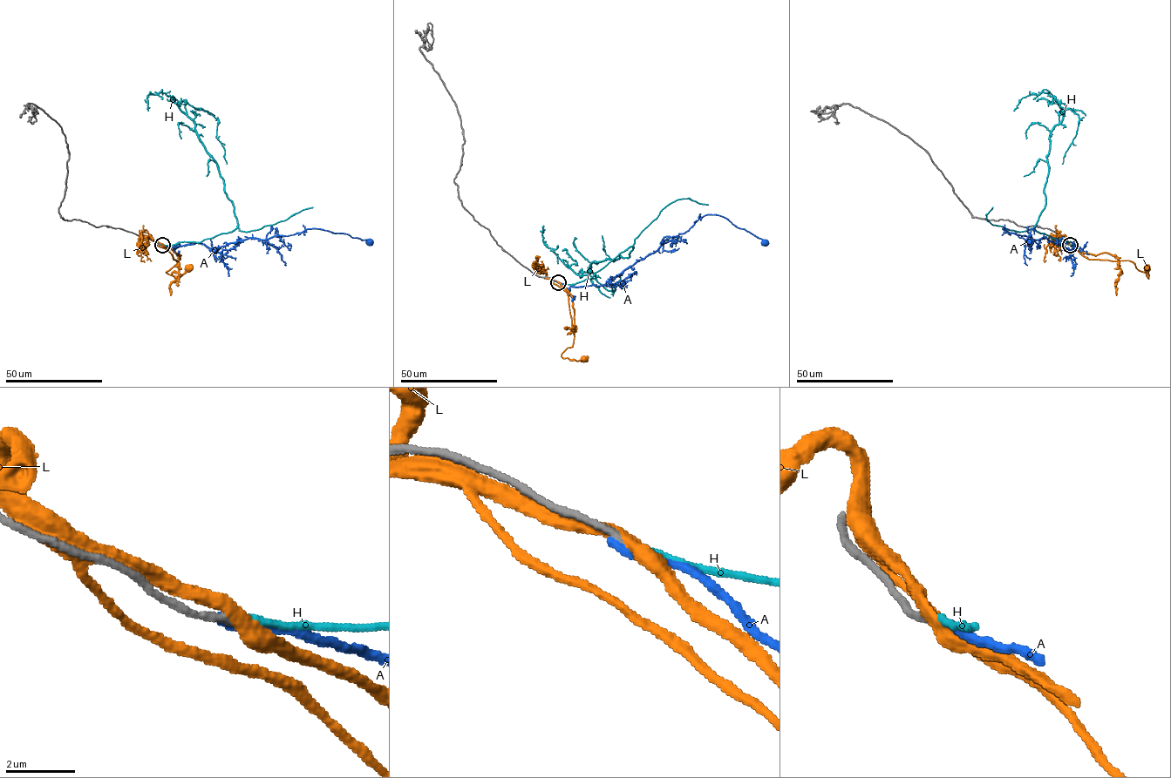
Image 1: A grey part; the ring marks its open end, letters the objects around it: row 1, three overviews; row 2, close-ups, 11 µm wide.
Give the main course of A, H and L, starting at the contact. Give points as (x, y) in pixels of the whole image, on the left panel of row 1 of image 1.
A: (162, 245), (173, 247), (202, 243), (213, 253), (249, 238), (267, 240), (311, 228), (348, 234), (369, 241)
H: (163, 245), (200, 242), (232, 232), (237, 222), (187, 103), (218, 119), (215, 137), (227, 164)
L: (162, 245), (177, 255), (179, 253), (178, 261), (166, 272), (180, 277), (187, 269)

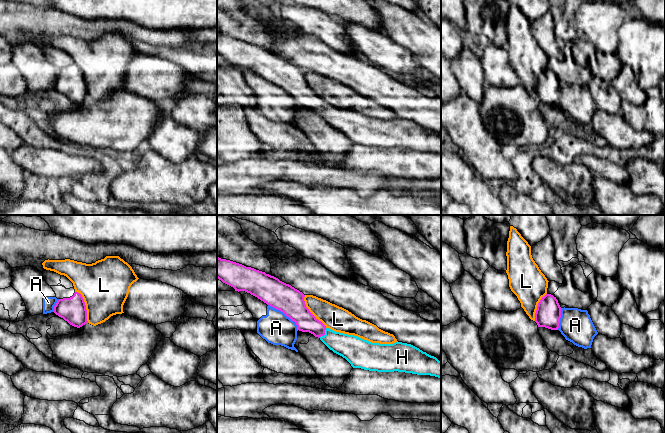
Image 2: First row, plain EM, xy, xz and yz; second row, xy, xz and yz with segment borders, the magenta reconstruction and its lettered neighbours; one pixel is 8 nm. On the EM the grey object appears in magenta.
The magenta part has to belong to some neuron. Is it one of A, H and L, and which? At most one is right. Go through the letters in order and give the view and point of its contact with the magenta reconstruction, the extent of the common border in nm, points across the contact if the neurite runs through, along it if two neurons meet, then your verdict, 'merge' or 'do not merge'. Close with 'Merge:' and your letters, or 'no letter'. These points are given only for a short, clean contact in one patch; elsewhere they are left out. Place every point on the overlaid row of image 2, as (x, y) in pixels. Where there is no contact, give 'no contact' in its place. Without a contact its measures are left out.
A: contact xz (285, 314); length 320 nm; do not merge
H: contact xz (324, 334); length 100 nm; way xz (306, 322), (324, 334), (350, 347); merge
L: contact xz (309, 311); length 320 nm; do not merge
Merge: H

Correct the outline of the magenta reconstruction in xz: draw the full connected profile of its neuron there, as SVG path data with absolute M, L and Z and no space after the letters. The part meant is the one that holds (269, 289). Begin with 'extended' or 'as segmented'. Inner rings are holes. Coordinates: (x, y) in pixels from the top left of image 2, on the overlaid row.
extended; M217 257L217 278L233 287L235 291L250 293L267 305L280 310L296 323L299 331L309 332L318 337L330 350L345 358L353 368L377 372L398 371L441 378L441 361L411 344L398 341L393 344L372 343L357 336L335 332L327 328L306 307L305 295L302 292L274 276Z

